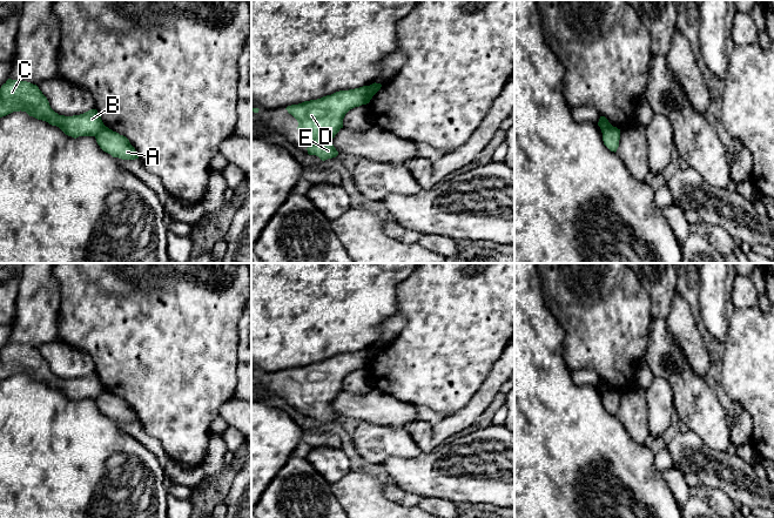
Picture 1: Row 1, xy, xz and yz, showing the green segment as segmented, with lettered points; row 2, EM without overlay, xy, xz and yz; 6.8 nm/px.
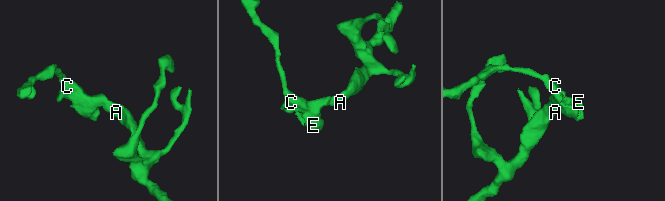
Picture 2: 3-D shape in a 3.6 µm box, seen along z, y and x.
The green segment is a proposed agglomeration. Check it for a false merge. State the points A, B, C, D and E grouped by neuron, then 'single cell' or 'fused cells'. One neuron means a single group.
A / B C D E | fused cells

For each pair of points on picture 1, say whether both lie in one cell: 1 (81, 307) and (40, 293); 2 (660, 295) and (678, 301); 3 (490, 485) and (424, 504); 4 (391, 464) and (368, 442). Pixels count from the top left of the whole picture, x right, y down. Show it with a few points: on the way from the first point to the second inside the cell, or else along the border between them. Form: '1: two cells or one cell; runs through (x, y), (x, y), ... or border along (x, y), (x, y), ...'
1: two cells; border along (52, 275), (59, 288), (58, 325)
2: two cells; border along (677, 291), (668, 315), (665, 318)
3: two cells; border along (421, 496), (446, 498), (455, 504)
4: two cells; border along (412, 457), (388, 457), (382, 464)

